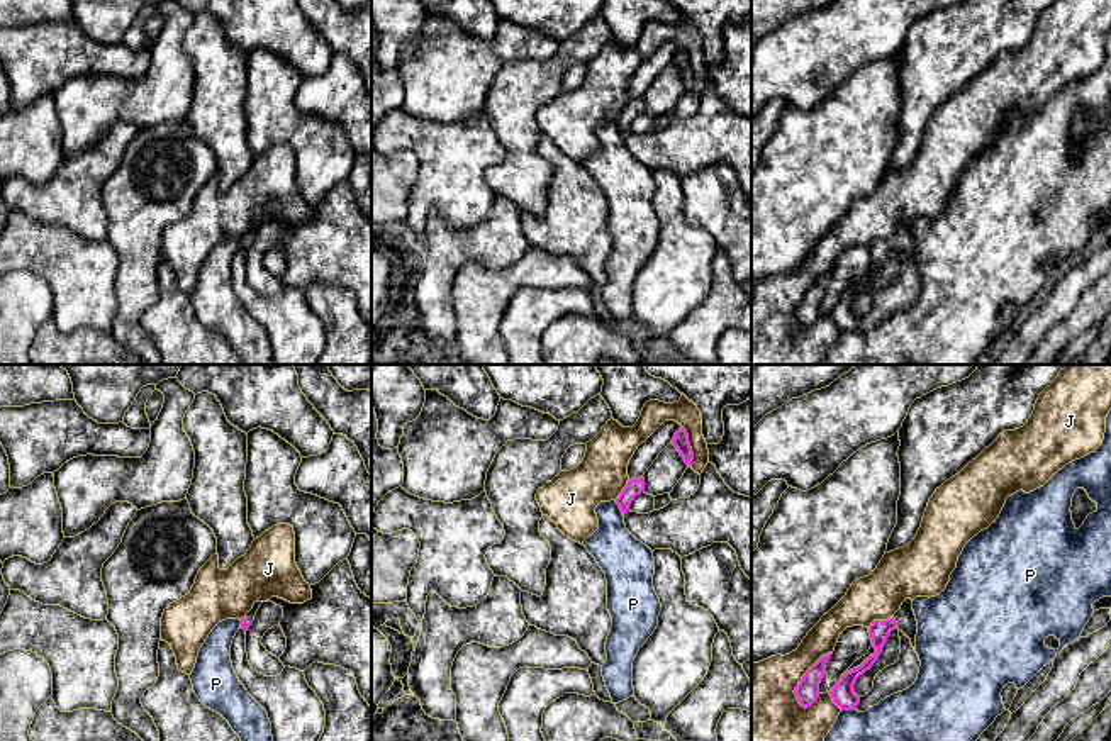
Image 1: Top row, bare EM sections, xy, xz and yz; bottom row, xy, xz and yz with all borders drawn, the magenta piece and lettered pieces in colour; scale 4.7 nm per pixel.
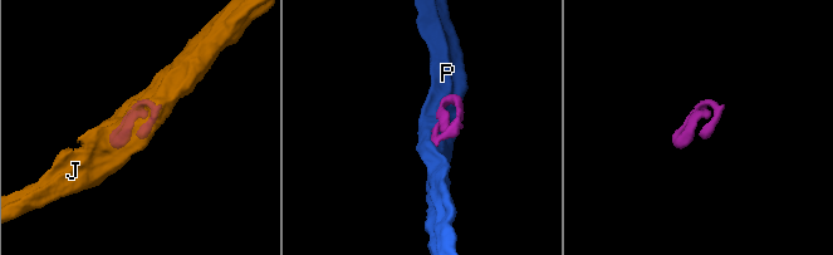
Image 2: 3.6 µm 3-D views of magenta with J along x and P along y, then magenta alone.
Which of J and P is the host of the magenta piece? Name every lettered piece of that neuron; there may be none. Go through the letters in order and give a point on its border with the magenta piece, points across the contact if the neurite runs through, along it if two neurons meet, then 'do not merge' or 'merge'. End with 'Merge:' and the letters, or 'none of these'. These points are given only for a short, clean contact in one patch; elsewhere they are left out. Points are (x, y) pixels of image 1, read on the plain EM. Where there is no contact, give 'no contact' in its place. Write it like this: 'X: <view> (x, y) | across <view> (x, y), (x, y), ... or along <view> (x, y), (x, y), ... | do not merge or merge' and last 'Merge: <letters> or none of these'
J: yz (803, 299) | do not merge
P: yz (848, 329) | along yz (842, 329), (854, 331) | do not merge
Merge: none of these

